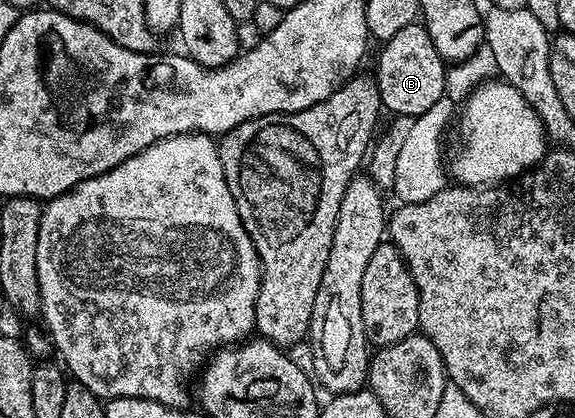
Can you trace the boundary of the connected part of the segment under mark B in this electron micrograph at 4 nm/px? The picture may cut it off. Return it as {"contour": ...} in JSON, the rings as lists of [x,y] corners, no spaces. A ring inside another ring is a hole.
{"contour":[[[417,21],[406,25],[394,37],[383,44],[380,60],[376,63],[374,78],[380,90],[380,102],[385,112],[392,111],[393,116],[411,115],[413,117],[426,113],[430,105],[445,98],[444,77],[446,62],[434,47],[425,24]]]}

